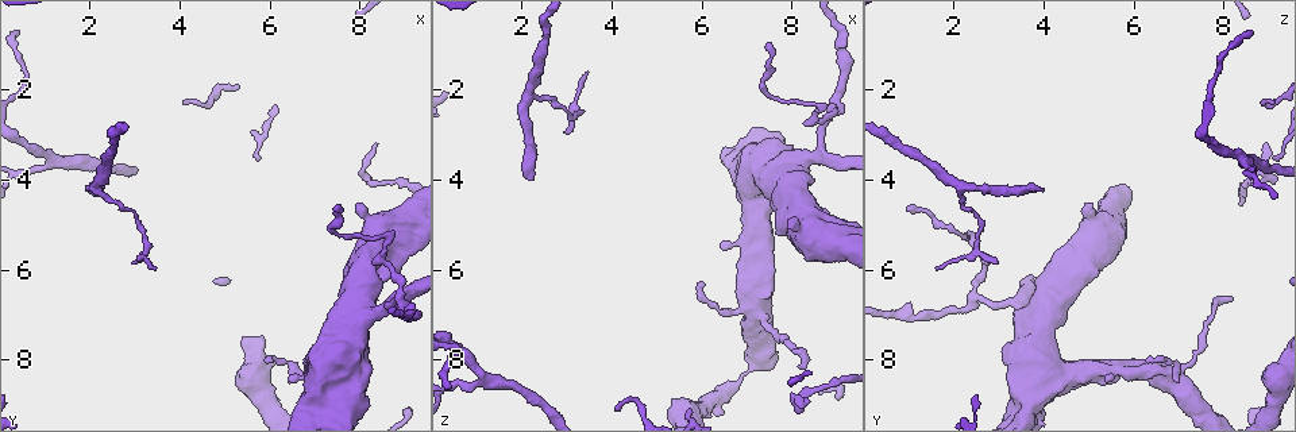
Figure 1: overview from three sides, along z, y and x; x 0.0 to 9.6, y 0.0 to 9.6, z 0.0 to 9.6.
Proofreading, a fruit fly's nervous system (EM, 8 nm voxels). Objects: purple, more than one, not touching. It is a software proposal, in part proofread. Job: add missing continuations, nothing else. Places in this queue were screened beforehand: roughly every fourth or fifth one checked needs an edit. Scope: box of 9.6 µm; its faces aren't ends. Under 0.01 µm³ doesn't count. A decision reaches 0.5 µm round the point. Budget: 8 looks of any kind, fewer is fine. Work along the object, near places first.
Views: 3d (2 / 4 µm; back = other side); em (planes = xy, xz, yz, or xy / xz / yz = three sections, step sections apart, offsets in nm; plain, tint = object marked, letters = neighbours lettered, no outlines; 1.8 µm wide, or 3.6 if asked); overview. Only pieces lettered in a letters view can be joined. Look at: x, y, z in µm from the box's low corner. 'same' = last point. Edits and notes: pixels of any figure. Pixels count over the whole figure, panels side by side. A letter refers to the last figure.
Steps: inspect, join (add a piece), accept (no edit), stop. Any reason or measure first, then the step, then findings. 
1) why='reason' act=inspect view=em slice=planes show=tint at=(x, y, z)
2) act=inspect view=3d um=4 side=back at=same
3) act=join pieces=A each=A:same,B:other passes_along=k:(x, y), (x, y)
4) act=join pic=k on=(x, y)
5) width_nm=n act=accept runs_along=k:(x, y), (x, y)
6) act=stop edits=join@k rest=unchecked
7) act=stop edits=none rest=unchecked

why='branch stops here' act=inspect view=3d um=4 at=(8.00, 4.55, 4.90)

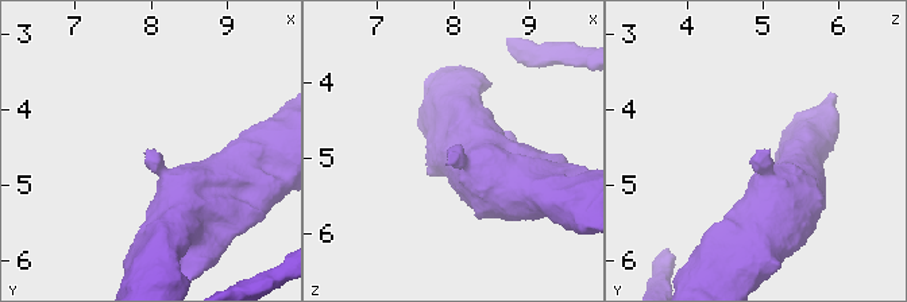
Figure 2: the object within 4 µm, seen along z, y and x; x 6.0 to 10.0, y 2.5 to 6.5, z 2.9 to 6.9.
why='shape alone is not enough' act=inspect view=em slice=planes show=letters at=(8.00, 4.55, 4.95)

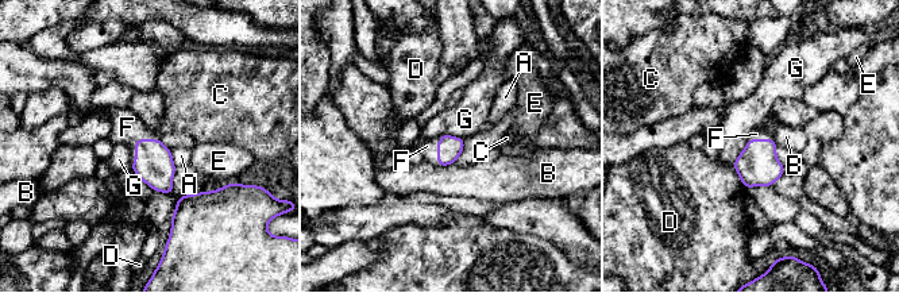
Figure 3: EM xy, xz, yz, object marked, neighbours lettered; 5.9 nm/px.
act=join pic=3 on=(127, 127) each=A:other,B:other,C:other,D:other,E:other,F:same,G:other passes_along=3:(154, 164), (135, 142), (127, 127) found='it goes on there'

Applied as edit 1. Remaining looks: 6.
act=inspect view=overview

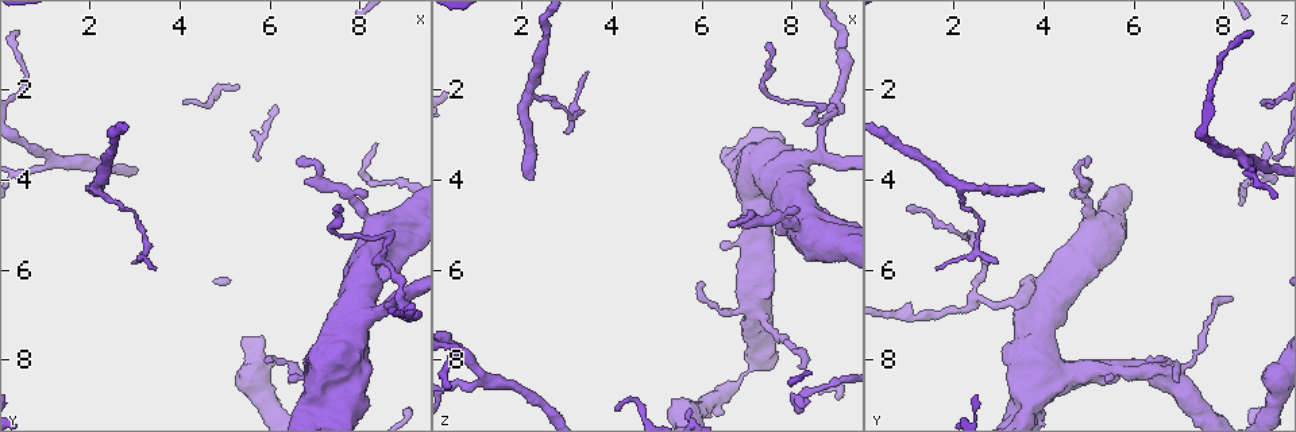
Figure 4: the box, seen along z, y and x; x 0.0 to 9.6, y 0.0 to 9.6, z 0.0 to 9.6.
why='arms part here' act=inspect view=3d um=4 at=(8.15, 3.95, 8.95)

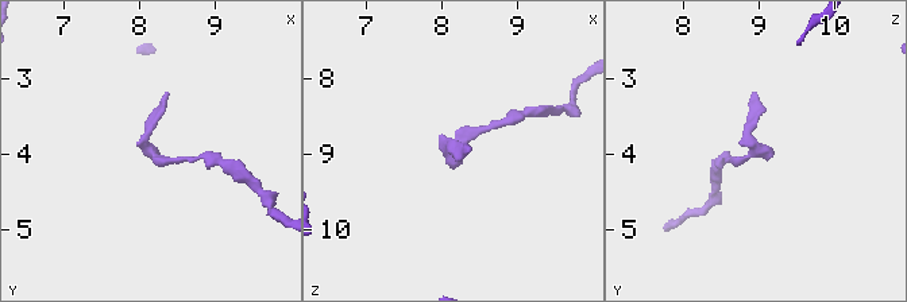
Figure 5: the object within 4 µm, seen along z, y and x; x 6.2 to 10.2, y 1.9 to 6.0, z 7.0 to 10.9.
why='shape alone is not enough' act=inspect view=em slice=planes show=letters at=(8.15, 3.95, 8.95)

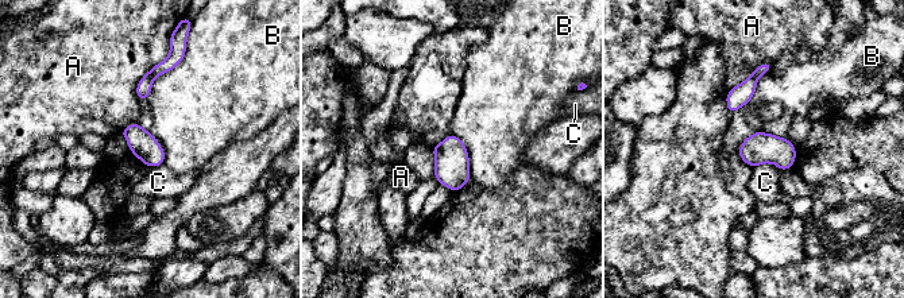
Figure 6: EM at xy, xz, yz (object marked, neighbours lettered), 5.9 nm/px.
width_nm=160 act=accept each=A:other,B:other,C:other border=6:(768, 70), (754, 95), (729, 113) found='none of them fits'

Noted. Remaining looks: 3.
act=stop edits=join@3 rest=unchecked

